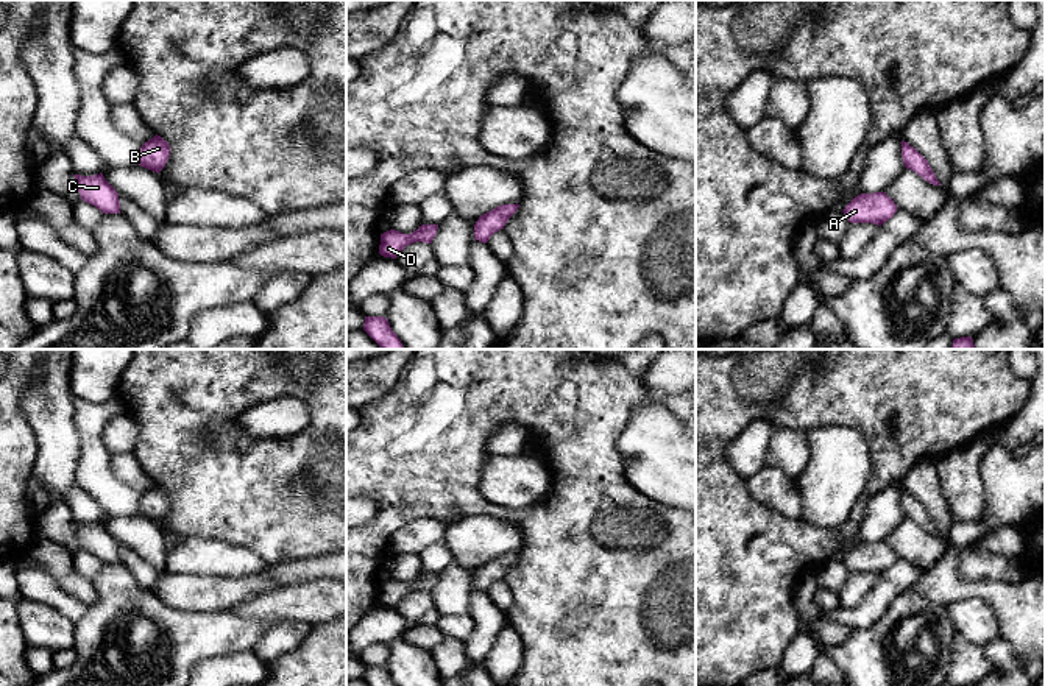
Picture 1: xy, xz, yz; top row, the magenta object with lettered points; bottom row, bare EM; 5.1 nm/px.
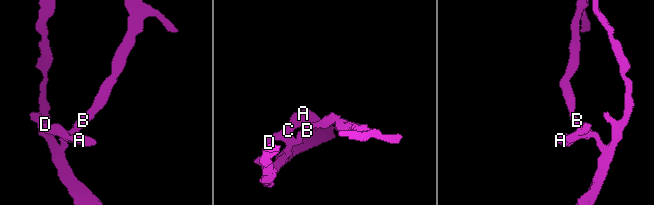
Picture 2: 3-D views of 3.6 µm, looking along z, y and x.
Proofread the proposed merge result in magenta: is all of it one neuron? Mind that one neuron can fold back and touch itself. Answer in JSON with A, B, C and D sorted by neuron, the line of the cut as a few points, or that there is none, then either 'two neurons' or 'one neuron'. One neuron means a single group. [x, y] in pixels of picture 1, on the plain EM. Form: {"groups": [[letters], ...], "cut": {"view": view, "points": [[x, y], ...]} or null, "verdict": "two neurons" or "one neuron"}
{"groups": [["A", "B", "C", "D"]], "cut": null, "verdict": "one neuron"}

